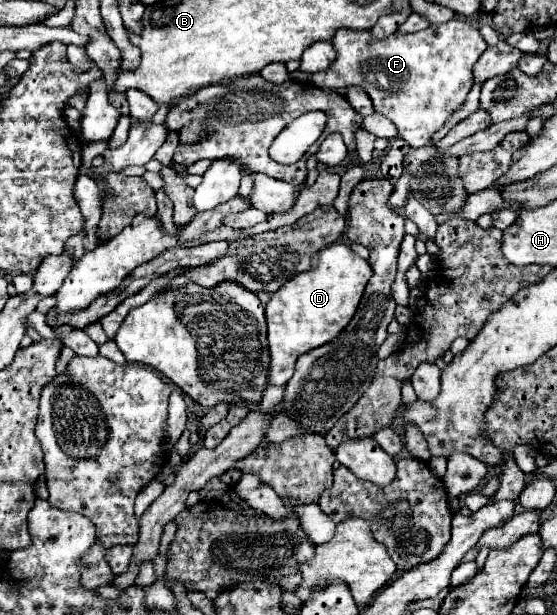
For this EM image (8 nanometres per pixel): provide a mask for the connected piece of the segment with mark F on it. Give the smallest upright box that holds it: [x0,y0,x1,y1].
[315,19,487,147]

